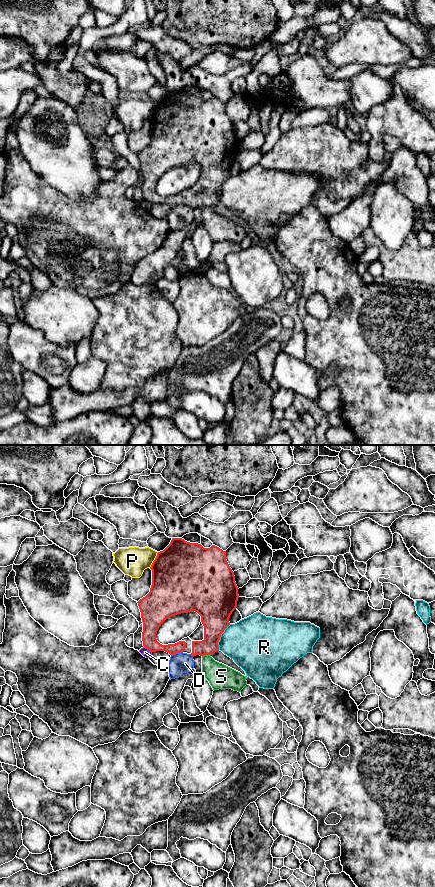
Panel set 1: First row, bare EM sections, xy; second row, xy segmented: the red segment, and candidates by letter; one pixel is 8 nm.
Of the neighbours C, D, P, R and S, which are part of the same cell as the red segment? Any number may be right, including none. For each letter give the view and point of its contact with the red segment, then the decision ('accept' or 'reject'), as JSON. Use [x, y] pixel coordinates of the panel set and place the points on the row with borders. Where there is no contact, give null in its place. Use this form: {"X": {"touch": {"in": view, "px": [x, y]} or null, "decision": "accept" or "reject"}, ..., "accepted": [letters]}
{"C": {"touch": {"in": "xy", "px": [148, 649]}, "decision": "reject"}, "D": {"touch": {"in": "xy", "px": [176, 652]}, "decision": "reject"}, "P": {"touch": {"in": "xy", "px": [154, 560]}, "decision": "reject"}, "R": {"touch": {"in": "xy", "px": [220, 636]}, "decision": "reject"}, "S": {"touch": {"in": "xy", "px": [206, 654]}, "decision": "reject"}, "accepted": []}

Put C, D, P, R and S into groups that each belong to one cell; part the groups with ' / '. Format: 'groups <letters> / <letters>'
groups C / D / P / R / S

